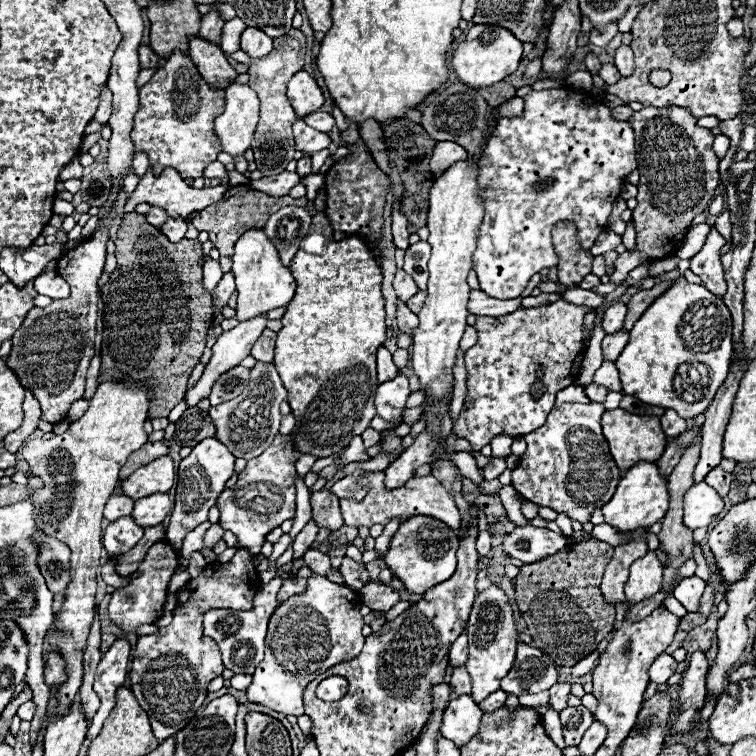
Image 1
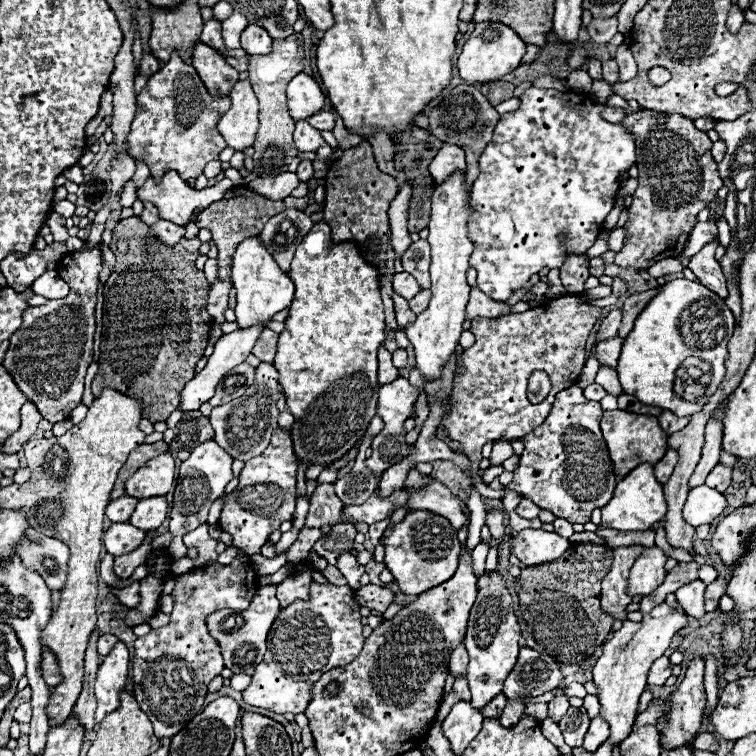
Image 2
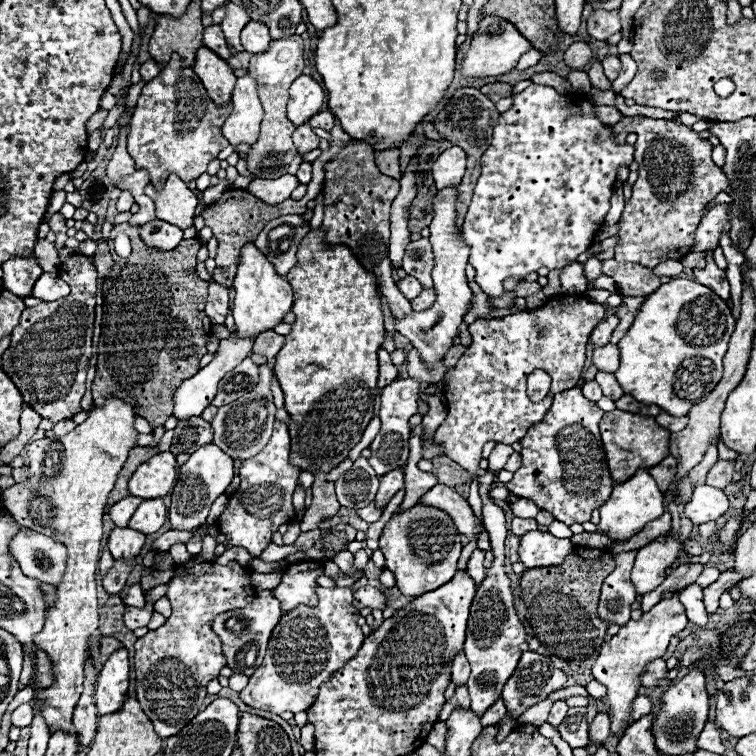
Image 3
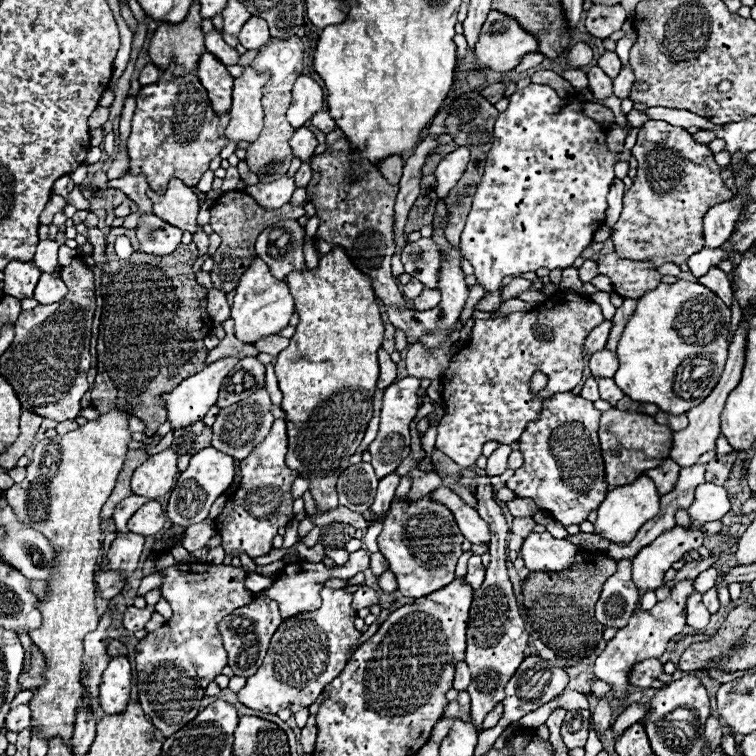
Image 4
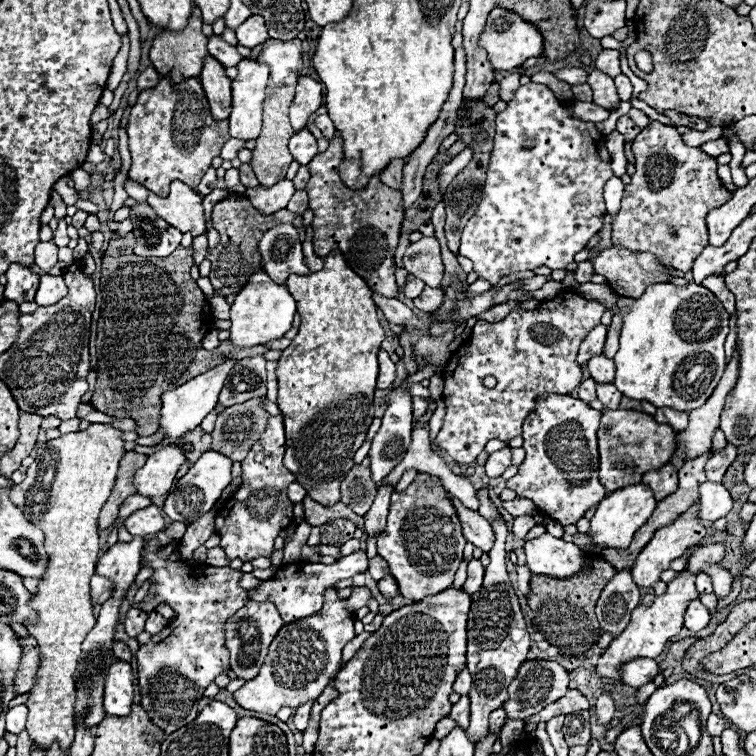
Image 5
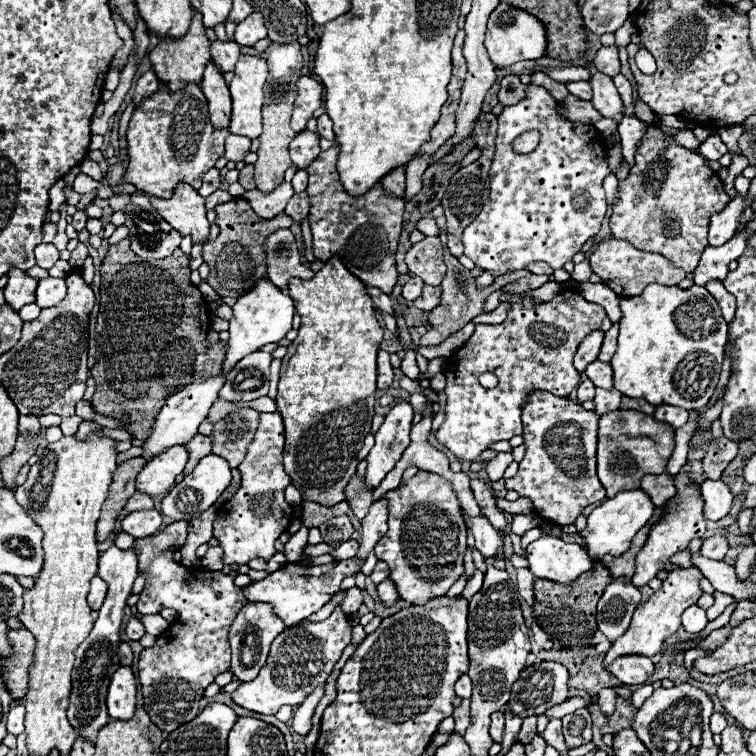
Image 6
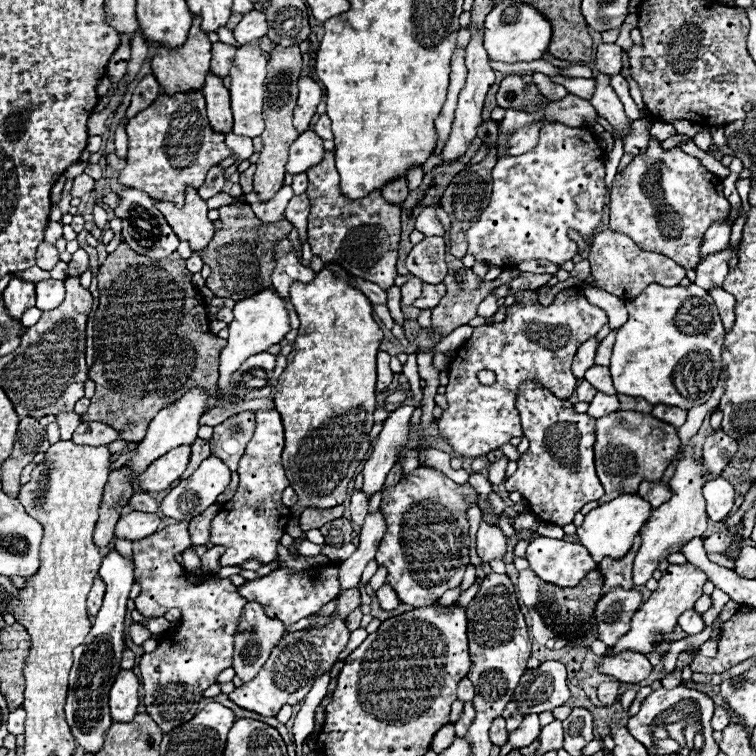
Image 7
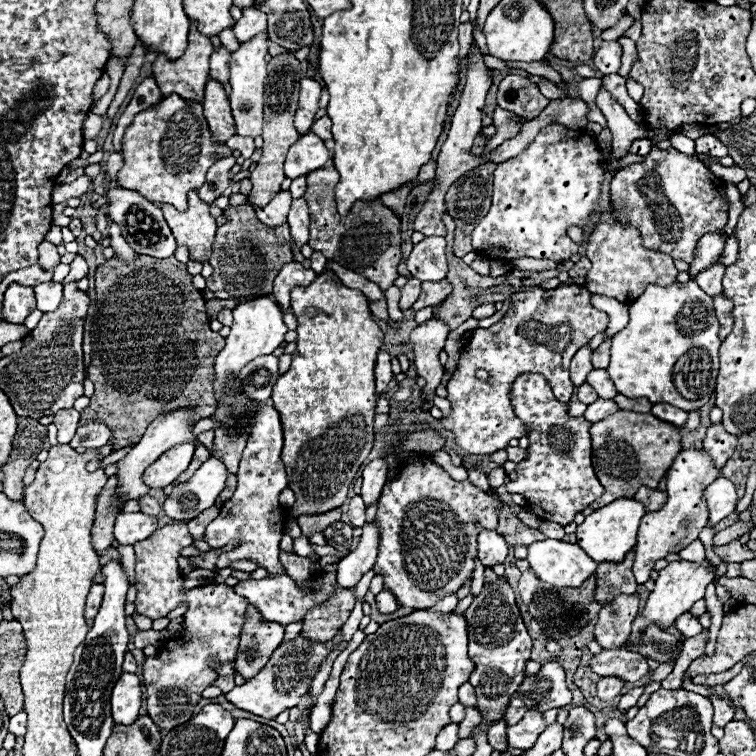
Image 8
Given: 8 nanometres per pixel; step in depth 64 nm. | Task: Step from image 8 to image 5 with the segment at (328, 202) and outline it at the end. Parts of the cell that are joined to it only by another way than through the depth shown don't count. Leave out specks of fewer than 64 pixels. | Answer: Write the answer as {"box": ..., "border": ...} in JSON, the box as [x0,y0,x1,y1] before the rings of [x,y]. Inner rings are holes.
{"box":[306,138,402,298],"border":[[[334,138],[326,152],[316,154],[310,168],[310,182],[306,186],[310,196],[310,208],[314,210],[314,252],[326,258],[332,250],[340,250],[350,268],[360,274],[372,290],[380,296],[396,298],[398,286],[394,280],[394,252],[398,246],[400,224],[402,224],[402,194],[400,190],[388,188],[374,174],[362,190],[350,190],[342,180],[338,166],[342,164],[342,140]]]}

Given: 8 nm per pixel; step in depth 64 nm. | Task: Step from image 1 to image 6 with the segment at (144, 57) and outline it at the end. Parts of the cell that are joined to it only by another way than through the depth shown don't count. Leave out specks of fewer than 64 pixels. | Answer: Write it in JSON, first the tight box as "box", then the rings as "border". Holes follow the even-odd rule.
{"box":[134,70,160,104],"border":[[[154,70],[144,72],[144,74],[138,78],[138,82],[136,82],[136,90],[134,90],[134,102],[136,102],[136,104],[140,104],[140,98],[146,98],[148,94],[154,94],[154,92],[158,90],[158,86],[160,86],[160,80],[156,78]]]}

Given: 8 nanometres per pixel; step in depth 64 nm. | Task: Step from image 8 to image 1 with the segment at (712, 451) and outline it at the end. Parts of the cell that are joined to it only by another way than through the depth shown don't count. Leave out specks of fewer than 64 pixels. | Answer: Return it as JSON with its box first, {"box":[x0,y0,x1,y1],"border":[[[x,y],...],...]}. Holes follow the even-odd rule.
{"box":[704,466,732,496],"border":[[[720,466],[716,470],[712,470],[710,474],[706,474],[704,482],[708,482],[708,486],[712,486],[720,496],[726,496],[730,492],[730,484],[732,484],[732,474],[724,472]]]}

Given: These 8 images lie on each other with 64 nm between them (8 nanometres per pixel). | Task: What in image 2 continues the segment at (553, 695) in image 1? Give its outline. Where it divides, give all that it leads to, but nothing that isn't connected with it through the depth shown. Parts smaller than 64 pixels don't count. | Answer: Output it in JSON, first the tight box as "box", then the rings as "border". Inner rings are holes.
{"box":[548,688,570,722],"border":[[[556,688],[552,692],[554,692],[554,698],[552,698],[552,702],[548,702],[548,710],[550,710],[550,716],[558,722],[566,714],[570,704],[568,704],[568,696],[566,696],[566,688]]]}

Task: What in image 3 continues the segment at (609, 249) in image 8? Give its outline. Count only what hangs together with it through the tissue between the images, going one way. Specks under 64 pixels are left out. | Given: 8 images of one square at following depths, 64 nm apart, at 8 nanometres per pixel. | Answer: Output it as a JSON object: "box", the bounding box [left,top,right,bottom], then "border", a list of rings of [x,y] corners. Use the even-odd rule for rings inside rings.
{"box":[602,260,660,296],"border":[[[614,260],[602,262],[602,272],[616,280],[618,294],[622,296],[648,296],[660,286],[660,278],[650,268],[640,264],[620,264]]]}

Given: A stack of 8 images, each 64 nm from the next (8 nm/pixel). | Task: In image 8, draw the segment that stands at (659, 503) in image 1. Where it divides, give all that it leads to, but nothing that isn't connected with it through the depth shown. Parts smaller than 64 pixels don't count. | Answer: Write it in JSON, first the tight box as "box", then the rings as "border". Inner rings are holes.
{"box":[576,498,646,562],"border":[[[618,498],[618,500],[610,502],[608,506],[602,506],[602,508],[594,510],[590,516],[586,516],[586,520],[576,530],[578,544],[596,562],[622,562],[624,556],[636,544],[638,524],[644,514],[646,514],[646,508],[642,502],[638,502],[634,498]]]}

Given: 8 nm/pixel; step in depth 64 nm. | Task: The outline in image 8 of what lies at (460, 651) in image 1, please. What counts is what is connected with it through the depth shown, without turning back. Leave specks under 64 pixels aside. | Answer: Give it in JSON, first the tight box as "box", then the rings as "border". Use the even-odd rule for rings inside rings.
{"box":[460,682,476,706],"border":[[[464,682],[464,684],[460,686],[460,702],[462,702],[464,706],[476,706],[476,694],[474,694],[470,682]]]}

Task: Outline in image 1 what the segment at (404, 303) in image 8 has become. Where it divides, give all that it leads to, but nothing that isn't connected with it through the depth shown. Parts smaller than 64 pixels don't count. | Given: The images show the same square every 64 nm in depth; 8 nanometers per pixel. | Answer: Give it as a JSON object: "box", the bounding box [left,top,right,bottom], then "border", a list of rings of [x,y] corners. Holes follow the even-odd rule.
{"box":[394,270,418,302],"border":[[[398,270],[398,272],[396,272],[396,278],[394,278],[394,290],[396,290],[396,294],[398,294],[398,298],[400,298],[402,302],[406,302],[408,298],[412,298],[412,296],[418,292],[416,282],[414,282],[404,270]]]}

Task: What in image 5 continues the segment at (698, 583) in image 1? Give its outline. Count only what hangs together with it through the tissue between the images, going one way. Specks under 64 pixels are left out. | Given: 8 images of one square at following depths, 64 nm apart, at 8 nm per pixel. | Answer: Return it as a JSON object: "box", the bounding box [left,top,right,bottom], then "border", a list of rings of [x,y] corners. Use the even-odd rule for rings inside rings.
{"box":[684,598,710,632],"border":[[[696,598],[690,602],[688,610],[686,610],[686,616],[684,616],[684,626],[692,632],[698,632],[702,628],[706,628],[710,622],[710,612],[708,608]]]}

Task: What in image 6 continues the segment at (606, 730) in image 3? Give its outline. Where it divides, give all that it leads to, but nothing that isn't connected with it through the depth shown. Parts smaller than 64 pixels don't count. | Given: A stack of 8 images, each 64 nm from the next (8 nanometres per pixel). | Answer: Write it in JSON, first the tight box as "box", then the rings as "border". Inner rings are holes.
{"box":[598,688,616,718],"border":[[[602,688],[598,692],[598,708],[600,712],[610,718],[612,712],[614,712],[614,706],[616,706],[616,692],[612,688]]]}

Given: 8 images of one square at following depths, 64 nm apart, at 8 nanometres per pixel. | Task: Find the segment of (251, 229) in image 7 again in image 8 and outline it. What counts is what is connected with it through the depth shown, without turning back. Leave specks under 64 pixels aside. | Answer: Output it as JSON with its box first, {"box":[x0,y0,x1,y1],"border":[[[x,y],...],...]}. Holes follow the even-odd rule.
{"box":[206,204,292,302],"border":[[[250,204],[226,208],[224,214],[228,220],[216,232],[212,244],[212,254],[208,264],[214,268],[214,274],[206,280],[206,286],[214,292],[216,298],[248,302],[264,294],[272,294],[272,282],[284,262],[292,262],[290,250],[290,226],[264,226]]]}

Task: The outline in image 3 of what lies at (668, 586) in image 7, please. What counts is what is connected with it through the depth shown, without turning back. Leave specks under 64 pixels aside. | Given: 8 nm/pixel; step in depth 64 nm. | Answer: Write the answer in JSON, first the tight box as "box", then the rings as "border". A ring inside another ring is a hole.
{"box":[592,592,686,736],"border":[[[676,592],[670,600],[662,600],[658,602],[650,612],[644,612],[642,618],[638,622],[630,620],[628,624],[624,624],[620,628],[620,632],[616,636],[610,638],[610,642],[604,642],[600,648],[600,656],[596,660],[596,664],[592,666],[592,674],[594,680],[598,680],[600,684],[606,686],[606,696],[604,696],[604,706],[606,712],[612,716],[610,718],[610,730],[614,736],[622,736],[626,730],[626,722],[632,714],[632,702],[638,696],[638,690],[642,686],[642,674],[646,672],[646,666],[664,656],[670,638],[674,634],[678,634],[680,630],[686,628],[686,614],[684,614],[684,606],[680,604],[680,600],[676,598]]]}

